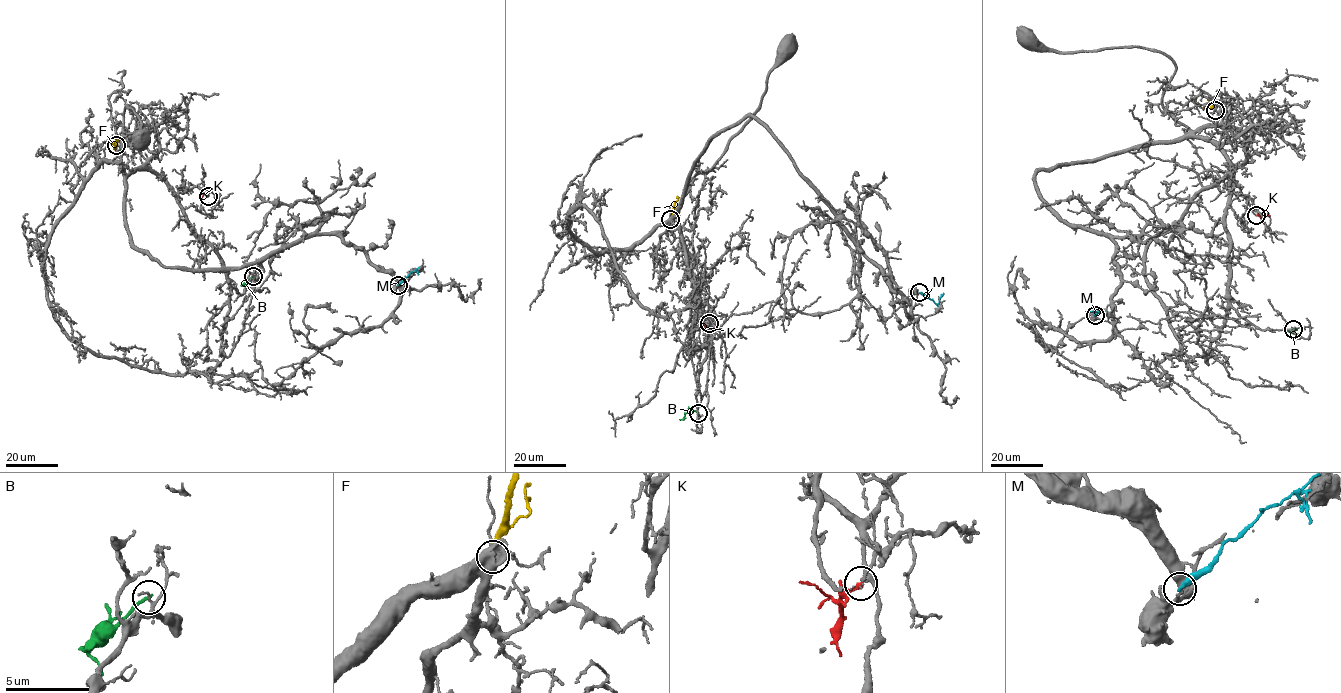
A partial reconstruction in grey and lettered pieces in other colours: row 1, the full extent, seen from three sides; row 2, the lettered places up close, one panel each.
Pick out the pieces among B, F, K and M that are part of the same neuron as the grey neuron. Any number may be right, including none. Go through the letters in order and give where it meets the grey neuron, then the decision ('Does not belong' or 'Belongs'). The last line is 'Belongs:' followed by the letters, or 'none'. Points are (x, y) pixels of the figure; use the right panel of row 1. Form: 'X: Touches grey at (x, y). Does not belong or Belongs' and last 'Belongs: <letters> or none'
B: Touches grey at (1293, 329). Does not belong
F: Touches grey at (1215, 110). Belongs
K: Touches grey at (1256, 215). Belongs
M: Touches grey at (1095, 315). Does not belong
Belongs: F, K

